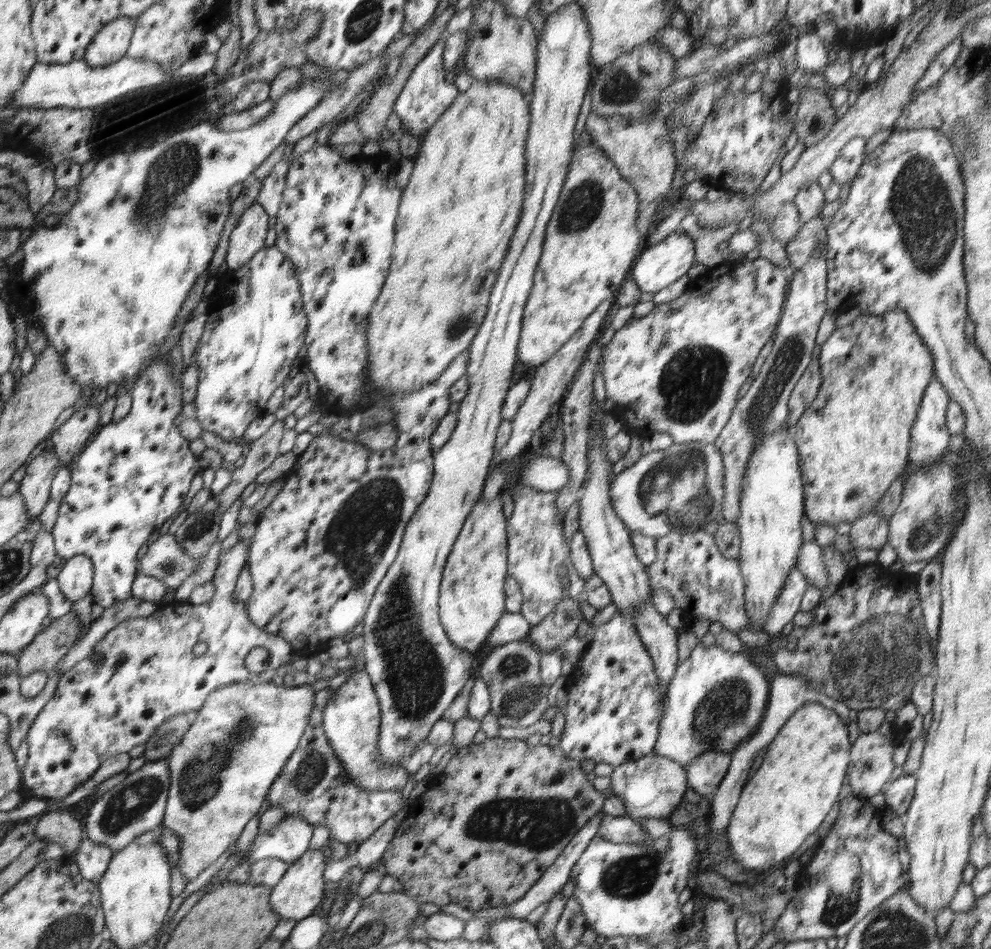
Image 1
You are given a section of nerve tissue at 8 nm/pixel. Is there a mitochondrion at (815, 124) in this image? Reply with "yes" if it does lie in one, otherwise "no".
yes

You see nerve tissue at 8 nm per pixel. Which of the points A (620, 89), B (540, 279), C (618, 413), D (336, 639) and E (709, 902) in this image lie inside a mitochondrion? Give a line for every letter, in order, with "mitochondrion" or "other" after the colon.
A: mitochondrion
B: other
C: other
D: other
E: other

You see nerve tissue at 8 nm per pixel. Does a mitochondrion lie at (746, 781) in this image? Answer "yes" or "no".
no

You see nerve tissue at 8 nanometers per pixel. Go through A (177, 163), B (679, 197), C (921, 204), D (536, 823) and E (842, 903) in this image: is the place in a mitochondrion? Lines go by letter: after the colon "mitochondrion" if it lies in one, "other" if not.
A: mitochondrion
B: other
C: mitochondrion
D: mitochondrion
E: mitochondrion

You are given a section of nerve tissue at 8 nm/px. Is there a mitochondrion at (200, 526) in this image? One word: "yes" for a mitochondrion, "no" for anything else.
yes

